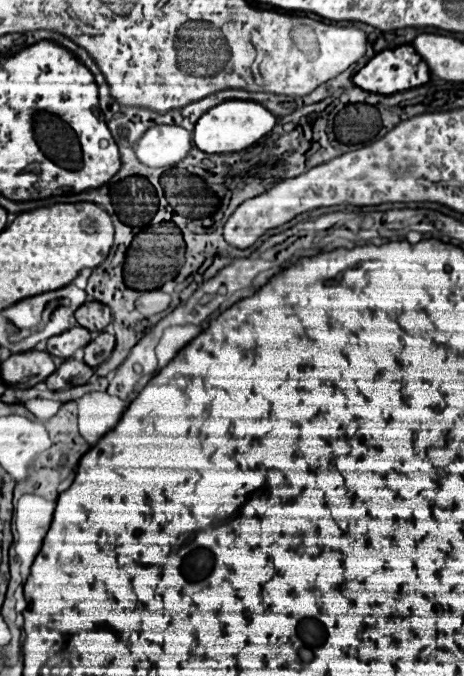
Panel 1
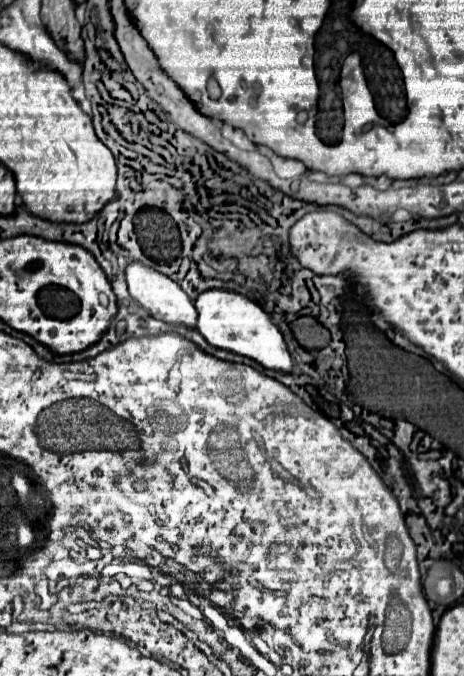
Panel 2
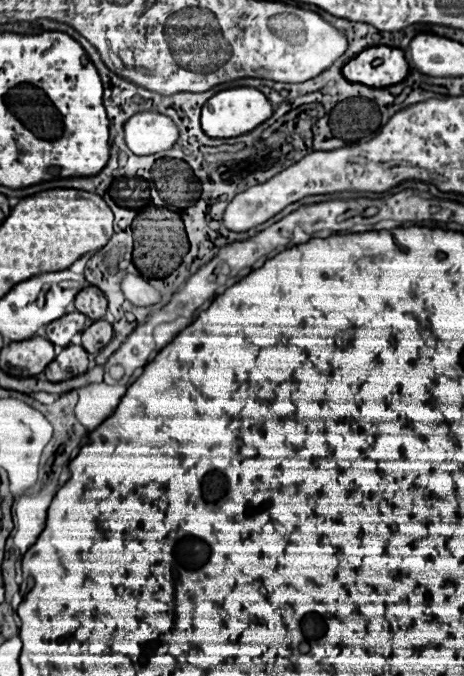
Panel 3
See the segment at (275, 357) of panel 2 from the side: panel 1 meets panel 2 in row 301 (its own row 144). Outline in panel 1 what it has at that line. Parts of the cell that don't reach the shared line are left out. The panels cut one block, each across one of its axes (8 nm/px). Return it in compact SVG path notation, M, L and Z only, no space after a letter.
M226 100L200 116L194 128L194 144L208 154L240 152L256 144L262 136L266 136L274 128L274 124L276 124L276 116L270 110L266 110L262 104L254 100Z

